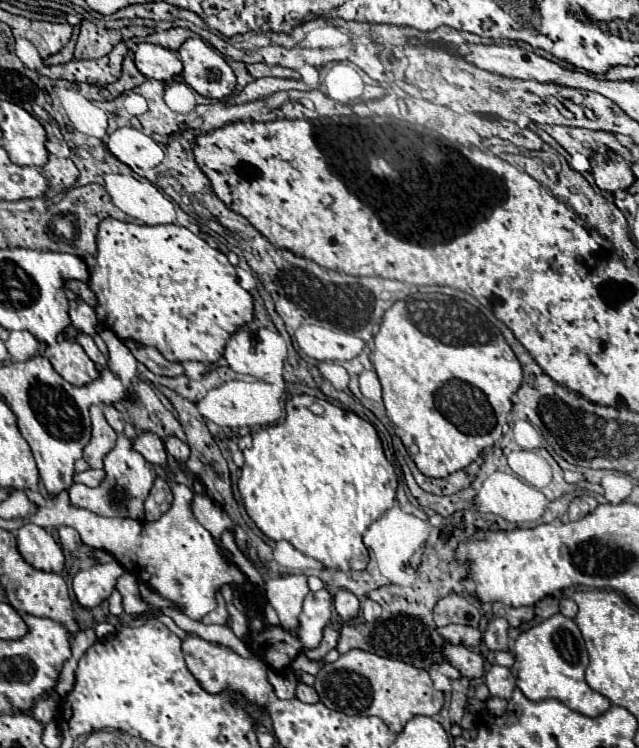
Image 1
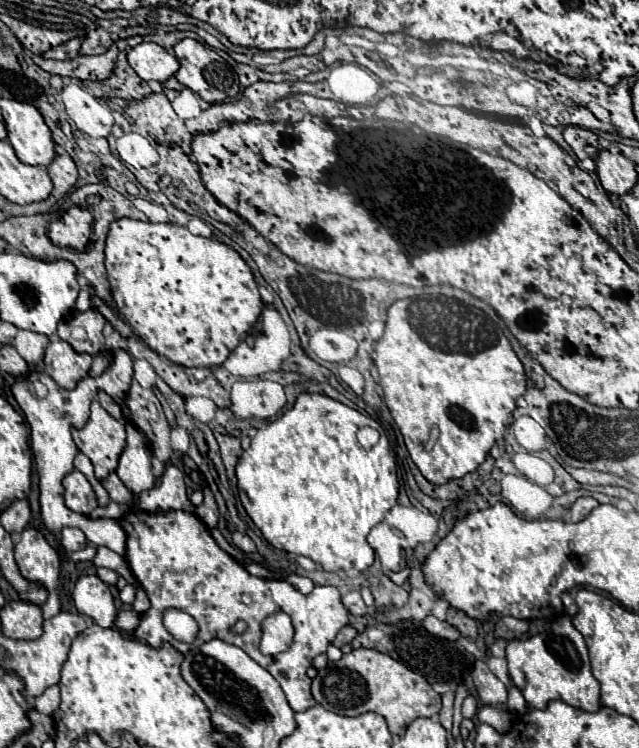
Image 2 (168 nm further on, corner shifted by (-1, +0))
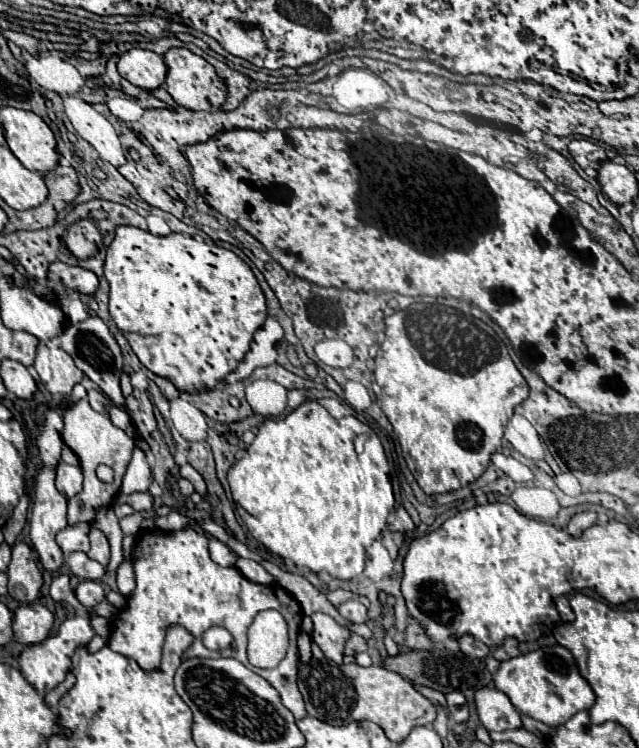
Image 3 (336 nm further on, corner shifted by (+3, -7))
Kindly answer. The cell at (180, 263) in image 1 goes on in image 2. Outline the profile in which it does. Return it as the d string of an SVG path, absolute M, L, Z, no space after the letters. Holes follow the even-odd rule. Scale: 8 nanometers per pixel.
M132 218L114 220L110 224L110 232L106 238L106 272L108 272L110 292L116 302L116 308L120 312L120 316L124 316L126 322L134 328L136 336L140 340L144 340L148 344L148 348L152 348L156 354L166 356L170 362L176 362L182 366L220 366L228 358L228 354L234 350L234 346L238 346L238 342L244 340L244 336L254 326L254 322L258 320L258 316L262 314L262 308L264 308L264 302L260 298L254 276L234 248L230 248L218 240L212 240L212 238L194 236L188 232L188 228L178 226L178 224L154 224L154 222L140 222L140 220L132 220Z

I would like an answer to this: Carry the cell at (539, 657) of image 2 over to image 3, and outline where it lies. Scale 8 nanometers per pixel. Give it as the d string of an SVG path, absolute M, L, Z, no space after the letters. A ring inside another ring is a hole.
M562 645L536 649L500 663L498 673L494 675L494 685L508 695L522 715L542 721L548 727L560 727L578 711L588 711L590 705L594 705L594 691L582 681L582 677L578 677L574 657L570 657L570 651Z

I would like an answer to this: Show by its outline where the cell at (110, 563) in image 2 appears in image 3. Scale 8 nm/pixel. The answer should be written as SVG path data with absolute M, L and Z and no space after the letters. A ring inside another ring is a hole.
M96 527L90 529L90 551L88 551L88 557L96 559L104 567L110 561L110 543L108 543L106 535L100 529L96 529Z

